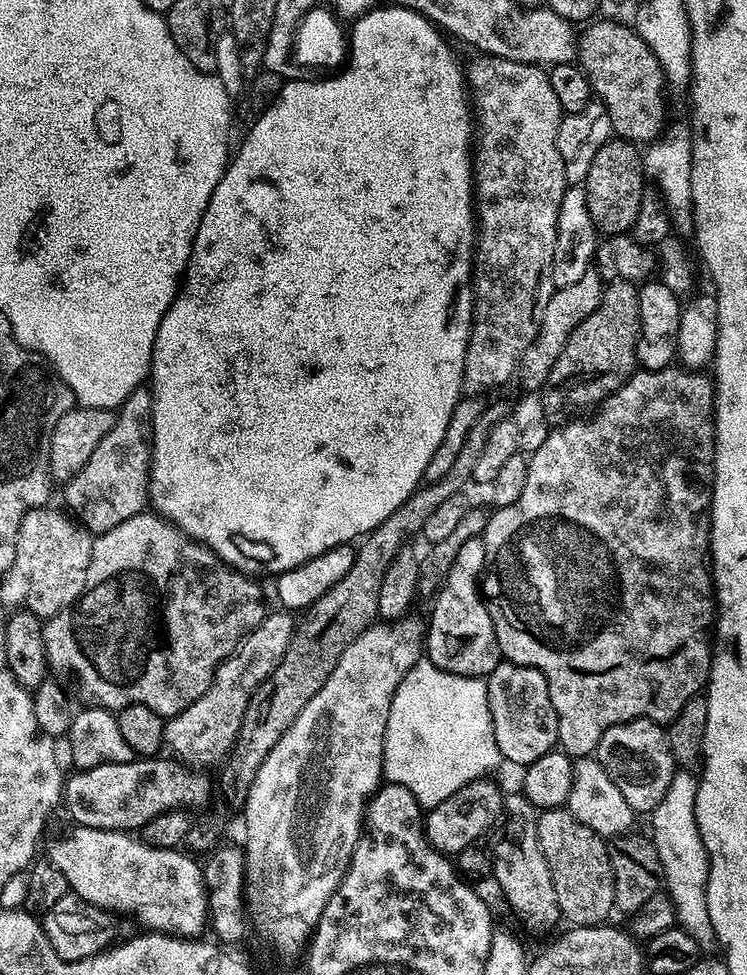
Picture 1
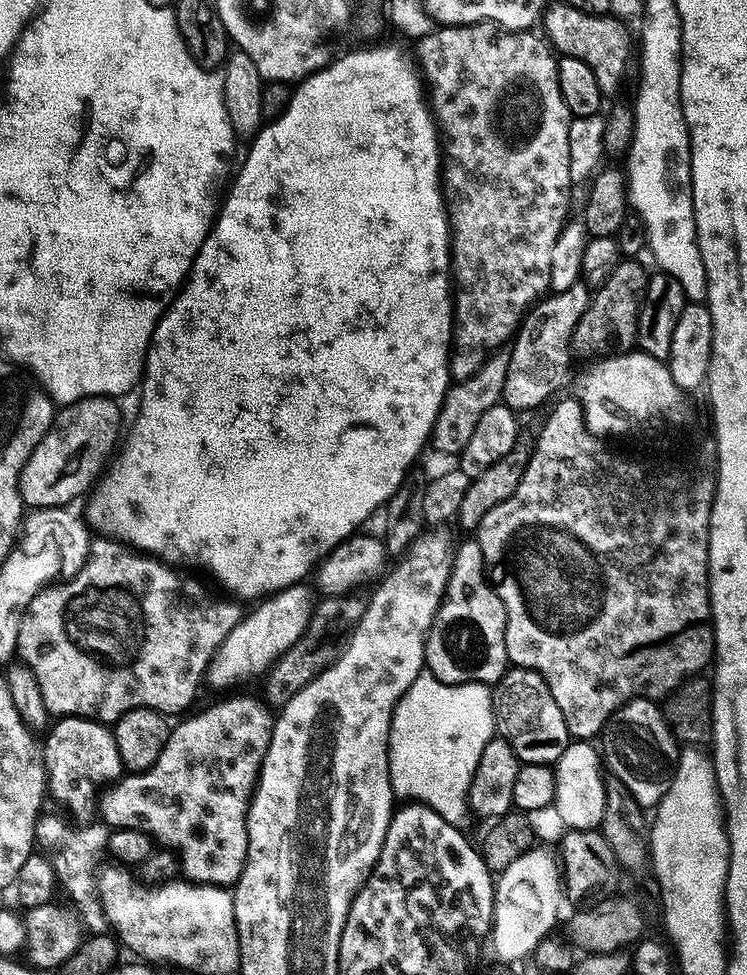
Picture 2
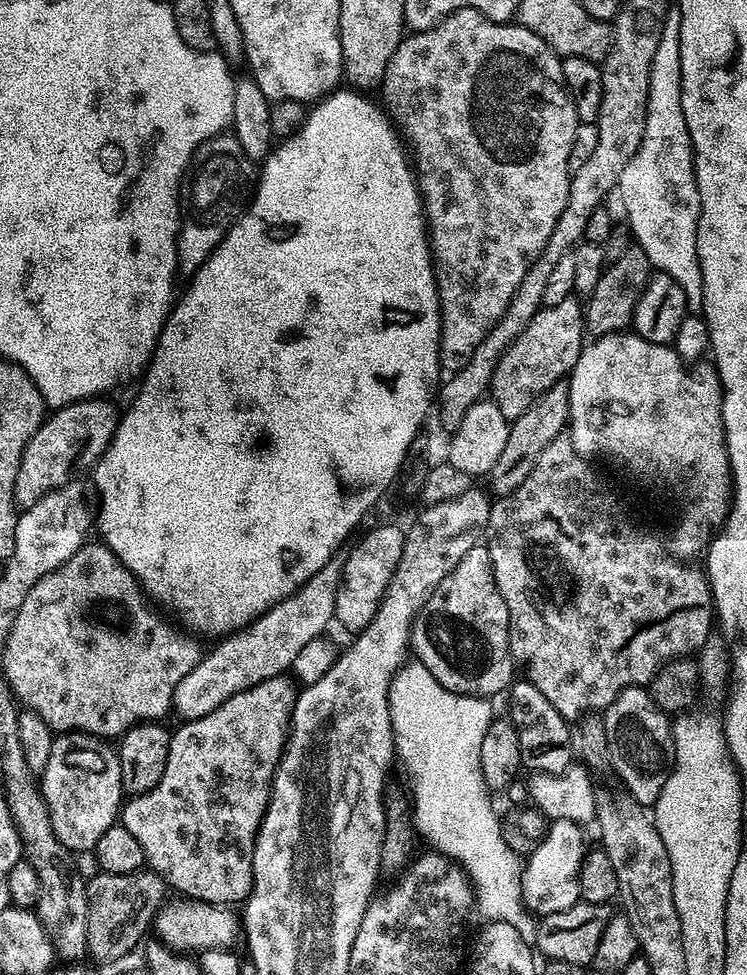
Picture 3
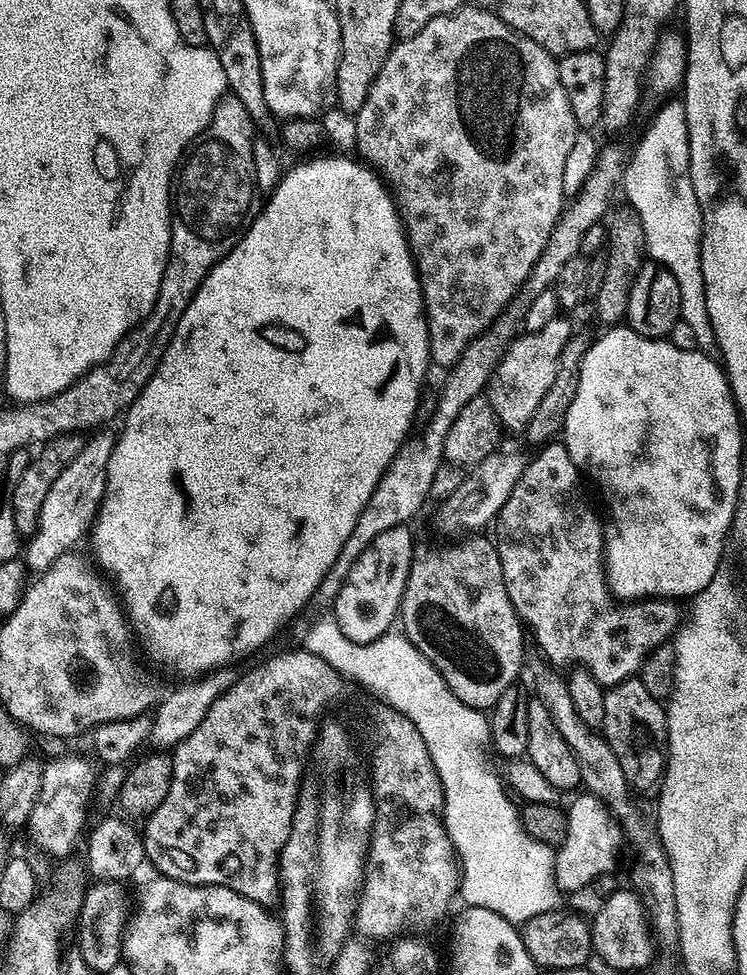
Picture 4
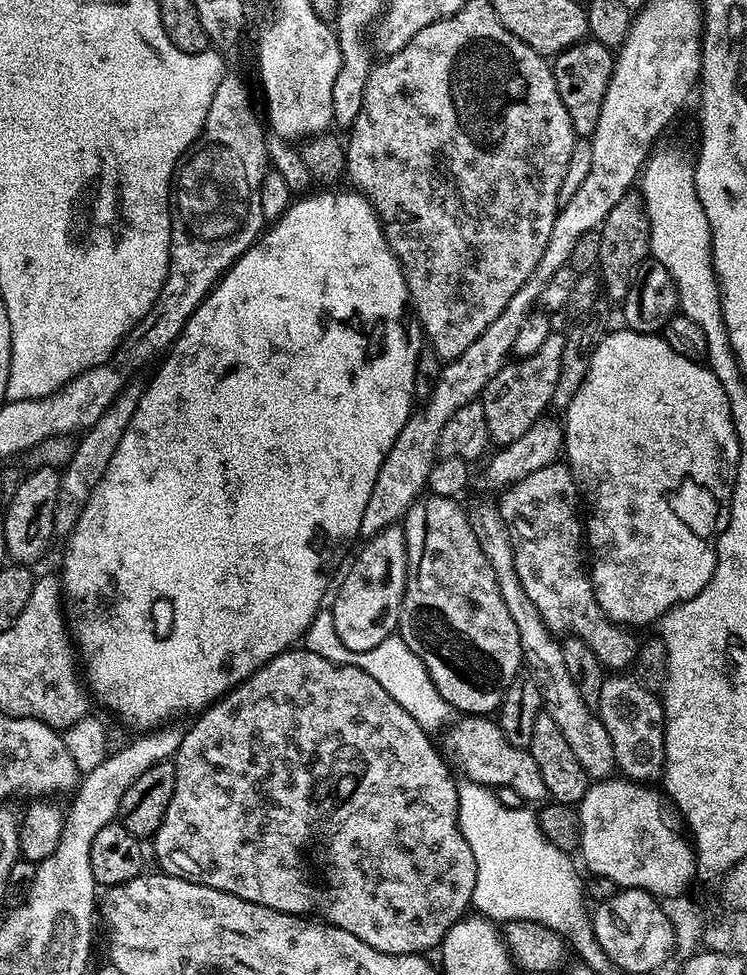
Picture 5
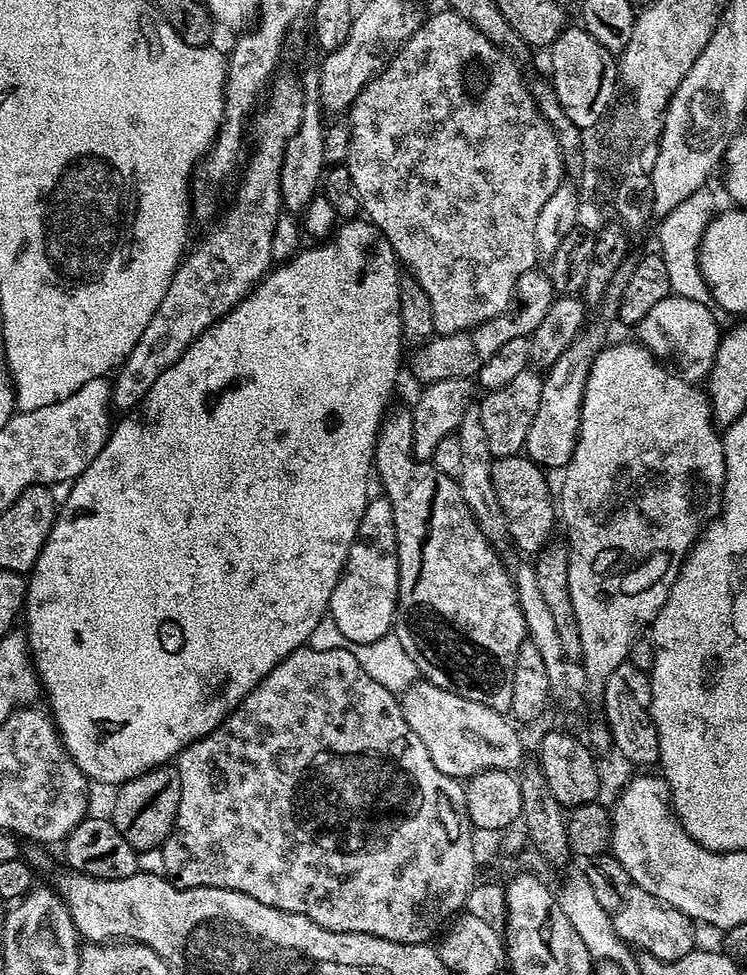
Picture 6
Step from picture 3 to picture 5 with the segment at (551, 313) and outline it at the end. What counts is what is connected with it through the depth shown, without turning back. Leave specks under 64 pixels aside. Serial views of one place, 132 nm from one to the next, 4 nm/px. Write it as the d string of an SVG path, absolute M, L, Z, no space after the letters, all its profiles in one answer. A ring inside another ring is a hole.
M554 330L542 342L534 354L513 359L498 370L482 393L482 403L486 410L486 426L488 438L493 445L503 446L510 442L518 442L534 422L545 415L554 398L554 390L558 386L562 346L566 339L565 333Z

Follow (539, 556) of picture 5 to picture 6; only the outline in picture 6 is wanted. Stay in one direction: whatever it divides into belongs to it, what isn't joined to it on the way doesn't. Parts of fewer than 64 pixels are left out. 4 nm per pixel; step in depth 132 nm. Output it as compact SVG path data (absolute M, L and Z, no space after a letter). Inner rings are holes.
M527 455L497 456L492 462L492 481L494 494L498 498L498 506L502 506L502 514L508 523L508 538L514 545L517 544L524 552L539 553L545 544L553 539L552 527L558 524L558 508L554 503L554 492L548 489L548 480L545 469L528 459Z

